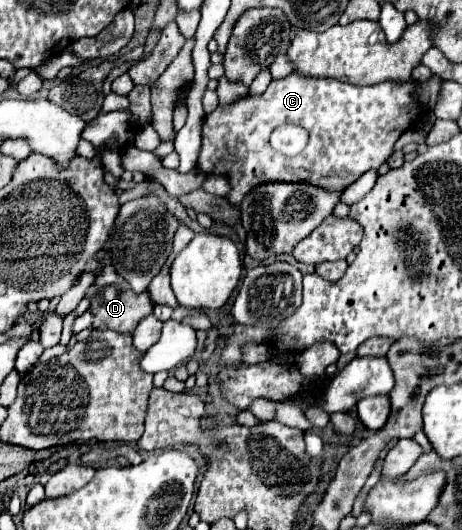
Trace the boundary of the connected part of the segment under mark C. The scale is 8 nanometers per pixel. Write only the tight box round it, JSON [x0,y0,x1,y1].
[198,73,424,205]

